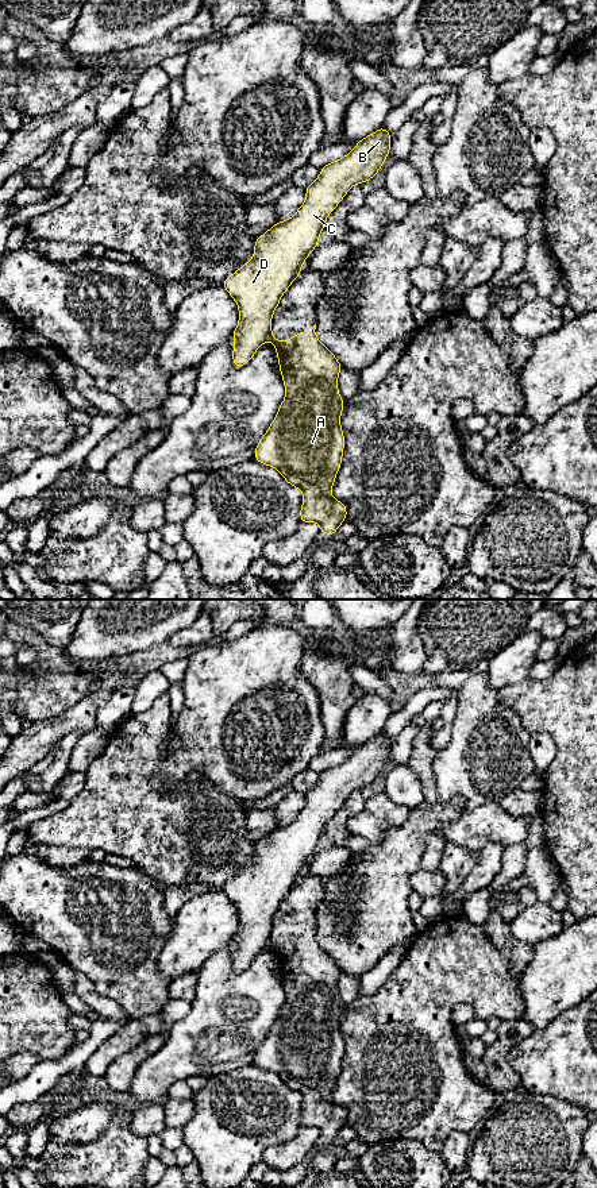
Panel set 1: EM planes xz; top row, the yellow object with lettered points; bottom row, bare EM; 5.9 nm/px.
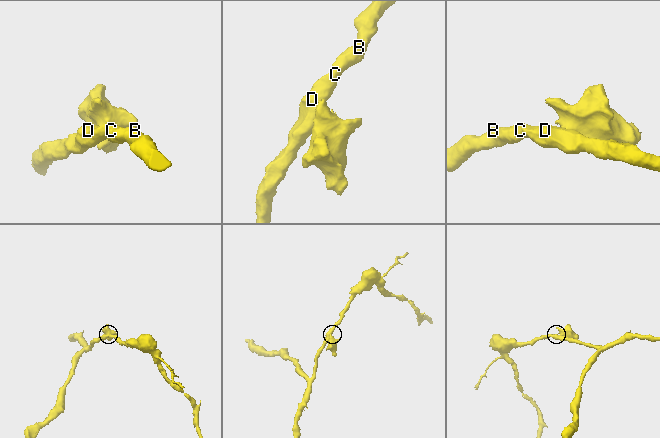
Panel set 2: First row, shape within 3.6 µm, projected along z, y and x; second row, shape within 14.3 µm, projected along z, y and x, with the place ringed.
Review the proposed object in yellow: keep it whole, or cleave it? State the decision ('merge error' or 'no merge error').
merge error

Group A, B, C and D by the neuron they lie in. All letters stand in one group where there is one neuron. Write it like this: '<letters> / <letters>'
A / B C D

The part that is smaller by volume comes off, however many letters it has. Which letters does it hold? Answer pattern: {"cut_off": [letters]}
{"cut_off": ["A"]}

